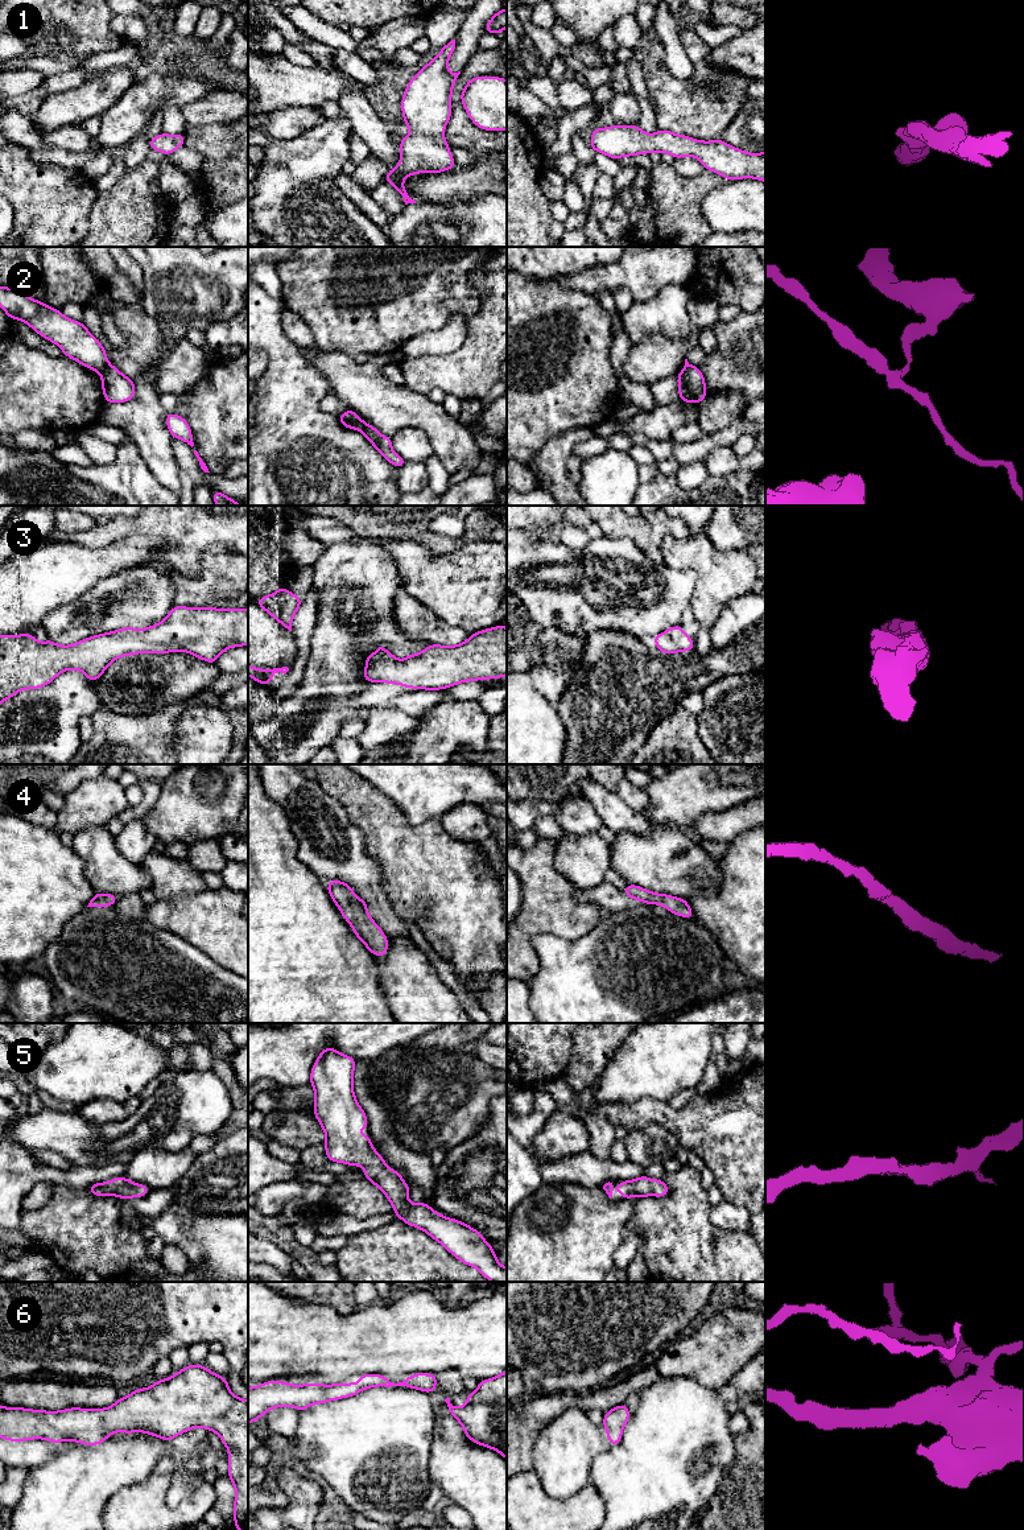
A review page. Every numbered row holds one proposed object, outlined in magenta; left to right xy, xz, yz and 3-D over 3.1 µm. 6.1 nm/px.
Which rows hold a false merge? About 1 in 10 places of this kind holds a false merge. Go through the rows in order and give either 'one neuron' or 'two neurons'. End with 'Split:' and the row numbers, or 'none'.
1: one neuron
2: two neurons
3: one neuron
4: one neuron
5: one neuron
6: one neuron
Split: 2

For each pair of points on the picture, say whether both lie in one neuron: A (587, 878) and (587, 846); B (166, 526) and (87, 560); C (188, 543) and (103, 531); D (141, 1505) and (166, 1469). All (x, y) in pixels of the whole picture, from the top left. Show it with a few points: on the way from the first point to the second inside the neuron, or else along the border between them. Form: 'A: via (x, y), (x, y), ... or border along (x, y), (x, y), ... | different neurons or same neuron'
A: via (587, 870), (589, 854) | same neuron
B: border along (114, 541), (145, 535), (157, 537), (162, 545) | different neurons
C: via (166, 526), (124, 526) | same neuron
D: via (149, 1496), (160, 1479) | same neuron

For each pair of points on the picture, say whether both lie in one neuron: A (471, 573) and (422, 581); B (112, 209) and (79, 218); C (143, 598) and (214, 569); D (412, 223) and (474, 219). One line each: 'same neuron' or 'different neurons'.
A: same neuron
B: different neurons
C: different neurons
D: same neuron

